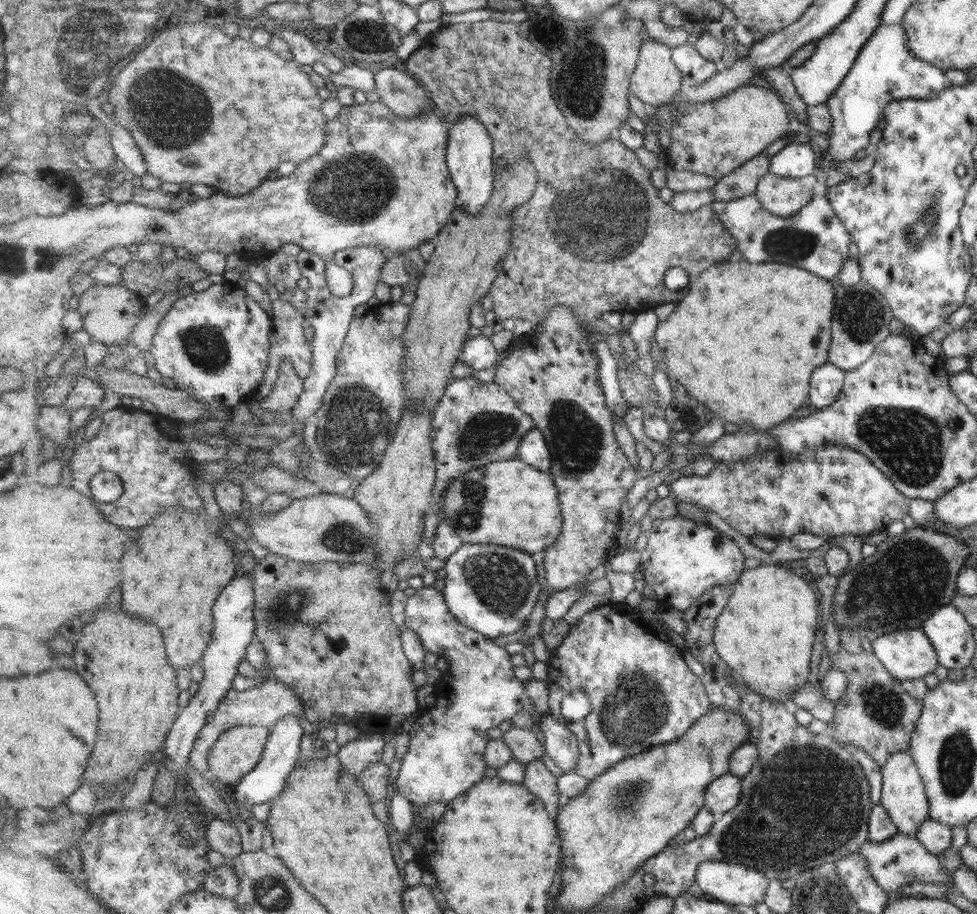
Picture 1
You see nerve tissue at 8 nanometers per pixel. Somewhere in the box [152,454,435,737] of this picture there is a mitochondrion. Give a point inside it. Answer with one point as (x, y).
(283, 612)

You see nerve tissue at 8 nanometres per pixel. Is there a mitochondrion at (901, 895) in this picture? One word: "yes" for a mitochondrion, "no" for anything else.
no

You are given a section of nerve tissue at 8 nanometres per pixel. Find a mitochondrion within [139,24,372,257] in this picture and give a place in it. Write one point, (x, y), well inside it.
(178, 116)

